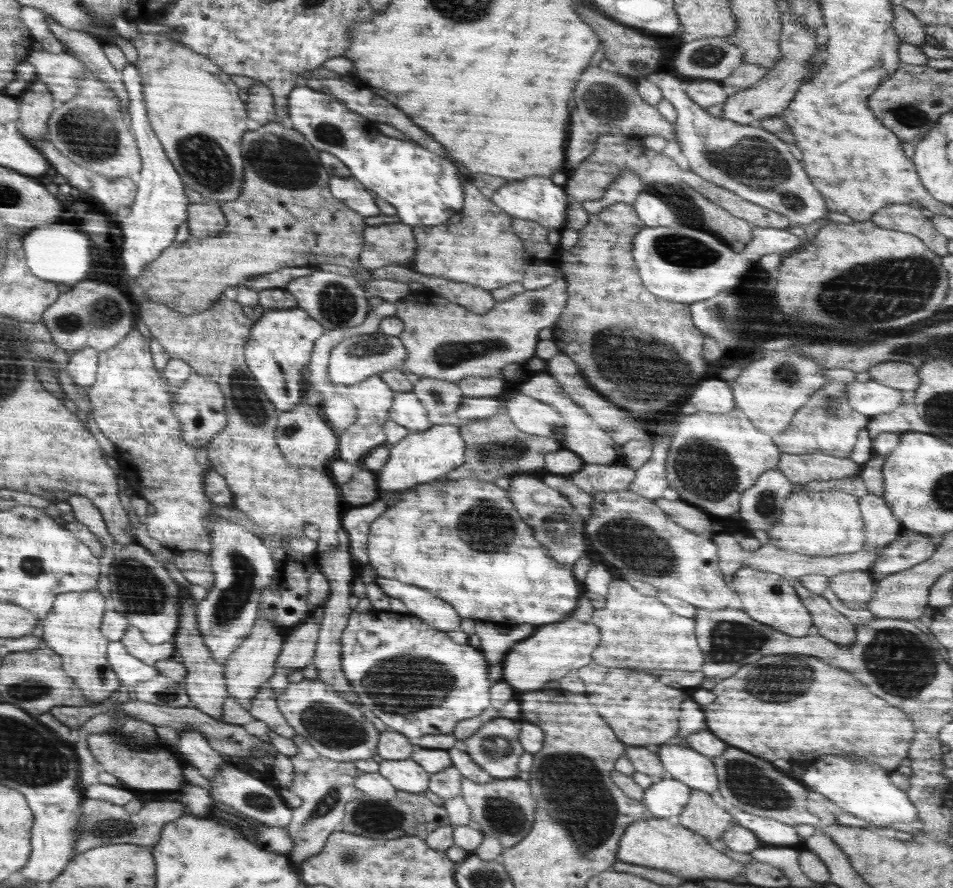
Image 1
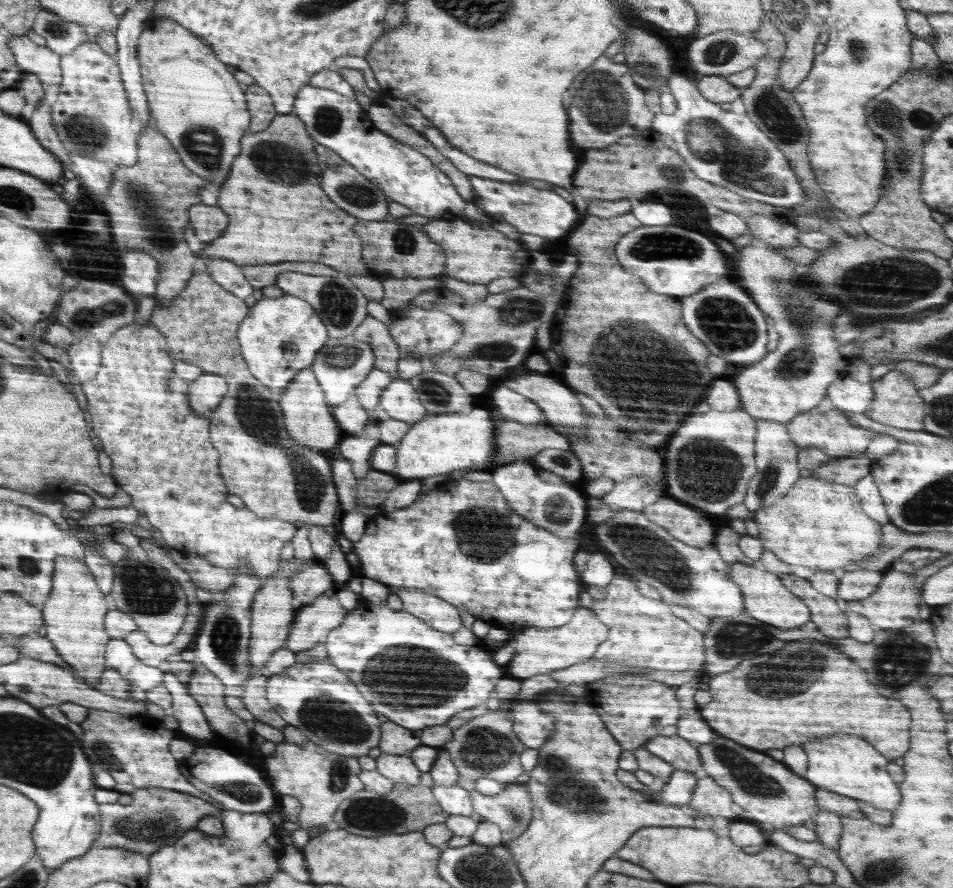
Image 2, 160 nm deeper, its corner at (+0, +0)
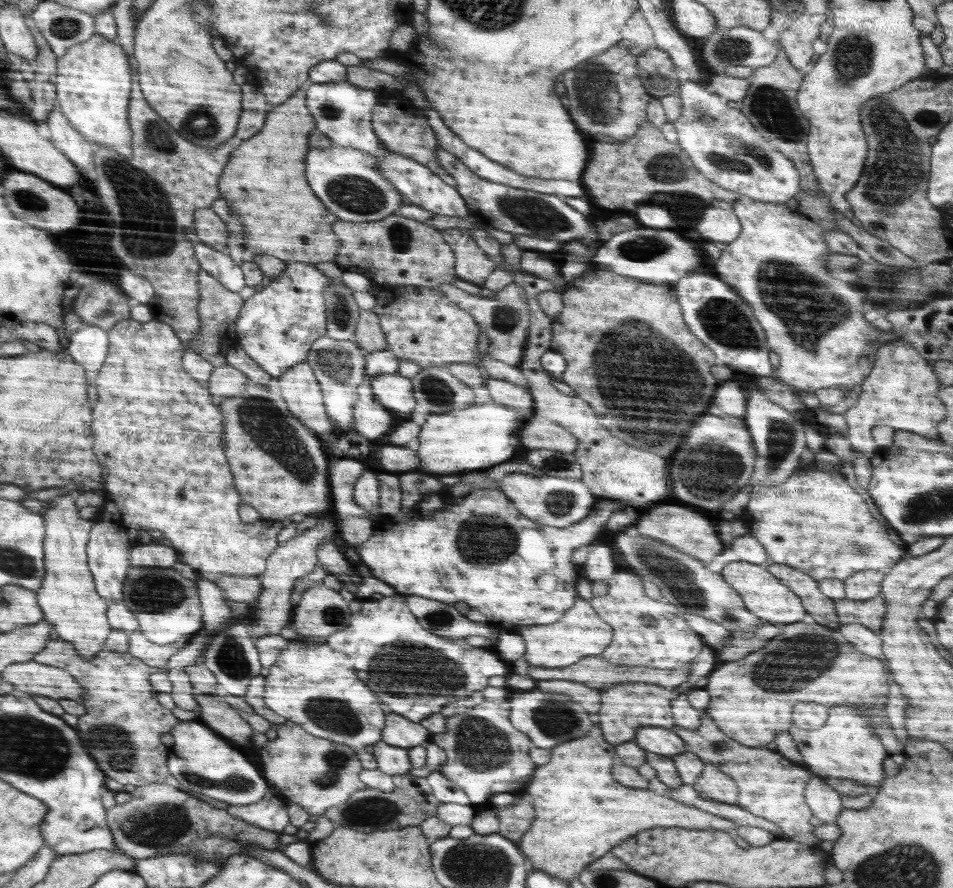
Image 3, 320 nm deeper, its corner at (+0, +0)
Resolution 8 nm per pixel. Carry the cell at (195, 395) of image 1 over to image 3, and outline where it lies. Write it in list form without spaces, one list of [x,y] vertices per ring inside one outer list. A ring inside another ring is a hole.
[[[226,365],[222,368],[214,368],[206,388],[211,392],[216,404],[220,404],[222,399],[244,392],[247,382],[249,379],[244,373]]]

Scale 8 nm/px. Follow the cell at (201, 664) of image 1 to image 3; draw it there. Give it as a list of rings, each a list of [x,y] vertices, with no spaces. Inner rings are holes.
[[[202,694],[195,698],[200,706],[200,720],[233,743],[246,742],[254,736],[254,730],[243,714],[224,702],[218,694]]]

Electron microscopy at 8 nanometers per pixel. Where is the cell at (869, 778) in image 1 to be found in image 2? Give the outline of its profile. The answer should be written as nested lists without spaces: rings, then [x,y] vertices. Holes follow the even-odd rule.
[[[832,734],[822,740],[812,740],[802,748],[808,754],[808,770],[804,778],[816,784],[818,788],[826,788],[837,795],[849,796],[850,799],[862,800],[866,804],[886,808],[890,812],[895,811],[894,808],[900,804],[900,790],[886,770],[888,760],[858,736]]]

